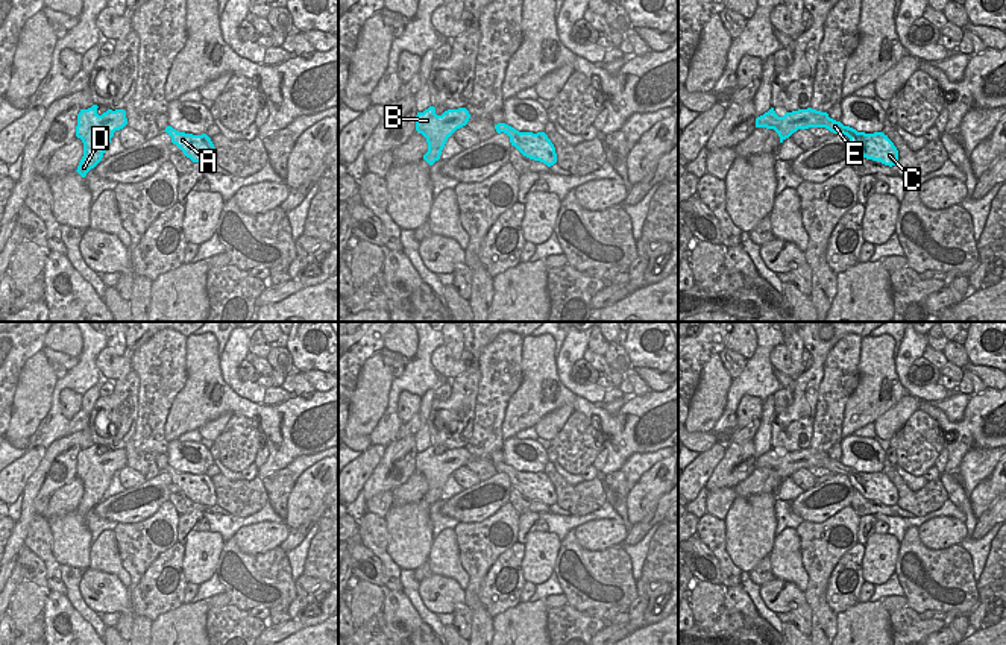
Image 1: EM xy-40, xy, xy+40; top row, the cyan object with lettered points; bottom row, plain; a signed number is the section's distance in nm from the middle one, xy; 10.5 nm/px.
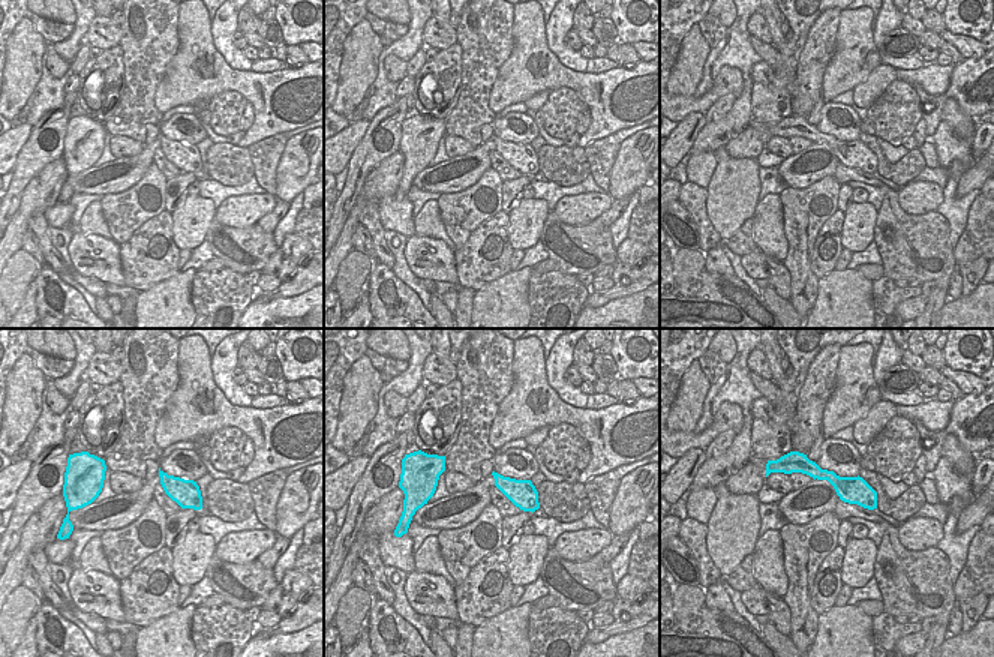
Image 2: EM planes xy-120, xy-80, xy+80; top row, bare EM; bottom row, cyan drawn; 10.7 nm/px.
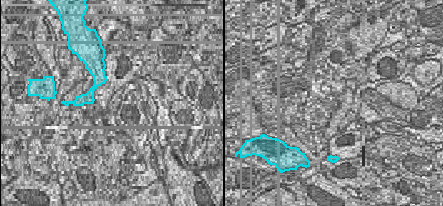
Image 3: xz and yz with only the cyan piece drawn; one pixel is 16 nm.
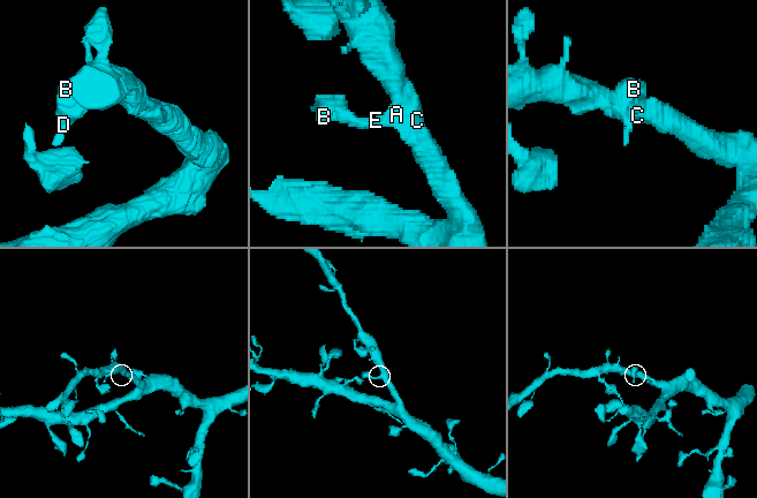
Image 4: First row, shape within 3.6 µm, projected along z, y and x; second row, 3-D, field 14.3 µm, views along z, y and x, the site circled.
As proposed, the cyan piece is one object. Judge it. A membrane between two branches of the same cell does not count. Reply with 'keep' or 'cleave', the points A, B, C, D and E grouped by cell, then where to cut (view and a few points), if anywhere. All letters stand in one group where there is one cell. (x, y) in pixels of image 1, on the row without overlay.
keep; A B C D E; no cut

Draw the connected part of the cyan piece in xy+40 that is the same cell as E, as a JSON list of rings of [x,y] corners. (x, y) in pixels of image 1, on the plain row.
[[[771,448],[756,458],[756,467],[774,469],[780,477],[780,483],[798,469],[825,467],[833,474],[847,475],[853,489],[866,499],[880,501],[889,507],[895,505],[898,501],[897,487],[883,472],[857,472],[850,466],[844,466],[841,461],[830,458],[827,452],[812,448],[786,452],[783,457],[778,457],[774,448]]]

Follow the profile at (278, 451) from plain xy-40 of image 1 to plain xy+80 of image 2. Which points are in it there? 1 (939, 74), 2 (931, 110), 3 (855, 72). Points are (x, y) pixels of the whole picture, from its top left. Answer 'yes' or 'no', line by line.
1: no
2: yes
3: yes

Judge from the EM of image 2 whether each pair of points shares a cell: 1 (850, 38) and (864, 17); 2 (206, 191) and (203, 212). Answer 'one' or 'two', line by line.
1: one
2: two

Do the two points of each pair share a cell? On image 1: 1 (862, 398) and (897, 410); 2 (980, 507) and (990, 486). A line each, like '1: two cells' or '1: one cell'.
1: two cells
2: one cell

